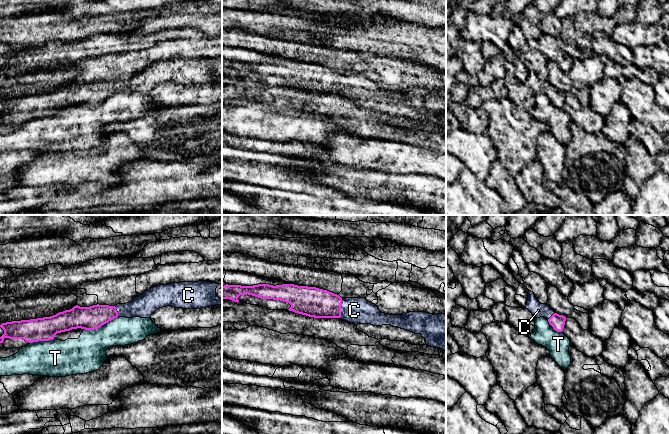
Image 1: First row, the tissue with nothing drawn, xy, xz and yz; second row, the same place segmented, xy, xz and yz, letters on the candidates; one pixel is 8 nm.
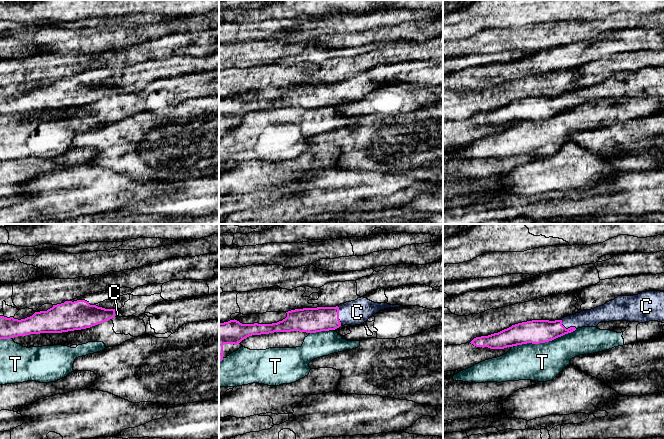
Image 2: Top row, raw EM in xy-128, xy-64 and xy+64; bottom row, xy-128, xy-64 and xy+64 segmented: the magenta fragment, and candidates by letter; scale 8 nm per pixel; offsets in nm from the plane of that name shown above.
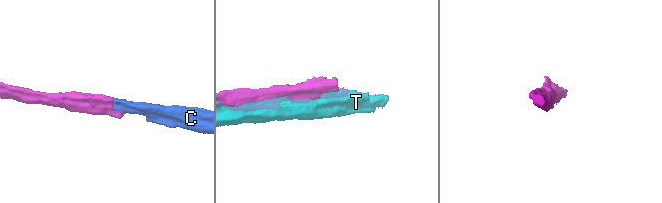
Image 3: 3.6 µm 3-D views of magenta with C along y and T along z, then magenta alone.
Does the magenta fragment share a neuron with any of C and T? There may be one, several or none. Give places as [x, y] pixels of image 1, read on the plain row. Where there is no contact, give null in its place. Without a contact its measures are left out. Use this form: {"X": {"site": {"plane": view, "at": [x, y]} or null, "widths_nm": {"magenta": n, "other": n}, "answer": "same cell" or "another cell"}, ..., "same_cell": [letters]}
{"C": {"site": {"plane": "xz", "at": [340, 84]}, "widths_nm": {"magenta": 240, "other": 200}, "answer": "same cell"}, "T": {"site": {"plane": "xy", "at": [101, 101]}, "widths_nm": {"magenta": 190, "other": 280}, "answer": "another cell"}, "same_cell": ["C"]}

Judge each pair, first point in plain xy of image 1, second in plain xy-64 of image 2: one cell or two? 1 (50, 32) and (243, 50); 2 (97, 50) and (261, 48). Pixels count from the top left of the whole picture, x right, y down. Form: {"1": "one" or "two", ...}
{"1": "two", "2": "one"}

